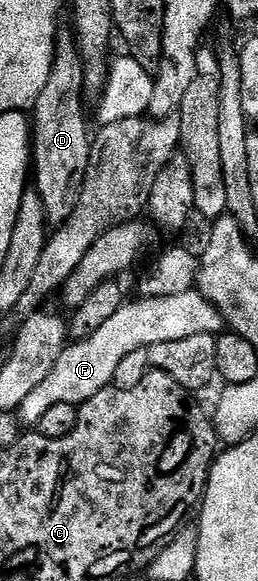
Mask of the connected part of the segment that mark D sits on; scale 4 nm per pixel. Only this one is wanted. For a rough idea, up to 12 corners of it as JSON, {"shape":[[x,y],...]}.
{"shape":[[59,35],[32,109],[32,184],[72,217],[88,174],[82,55]]}

